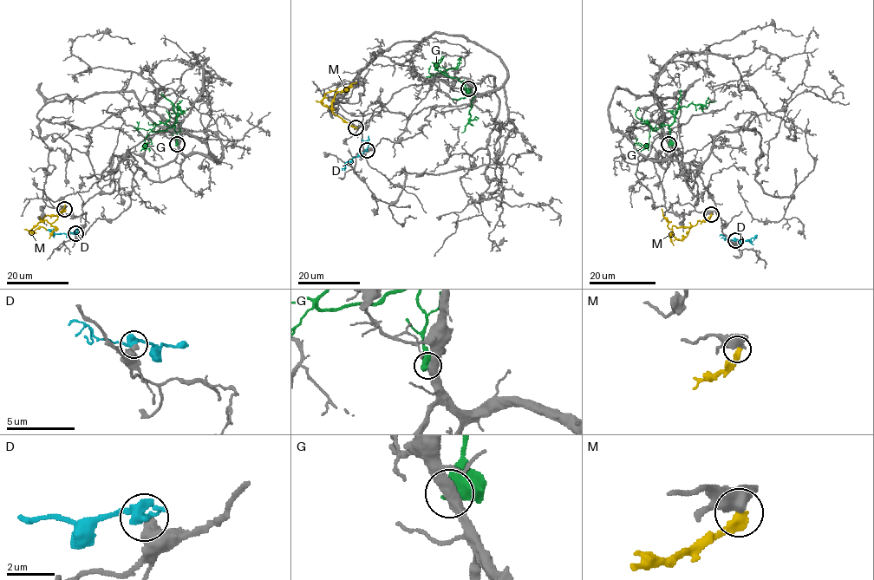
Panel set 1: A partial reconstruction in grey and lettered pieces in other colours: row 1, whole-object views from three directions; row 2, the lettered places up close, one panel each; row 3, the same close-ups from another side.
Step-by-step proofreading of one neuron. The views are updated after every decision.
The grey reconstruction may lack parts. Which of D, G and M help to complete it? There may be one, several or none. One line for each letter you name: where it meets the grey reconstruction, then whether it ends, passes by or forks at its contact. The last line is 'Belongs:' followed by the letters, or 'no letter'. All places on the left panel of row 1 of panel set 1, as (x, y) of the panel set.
Belongs: no letter

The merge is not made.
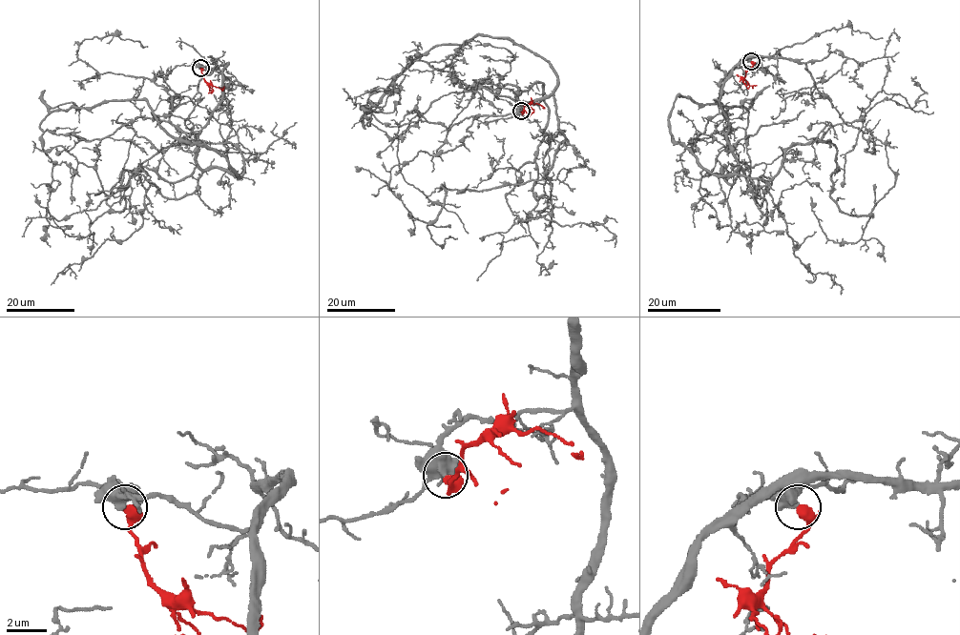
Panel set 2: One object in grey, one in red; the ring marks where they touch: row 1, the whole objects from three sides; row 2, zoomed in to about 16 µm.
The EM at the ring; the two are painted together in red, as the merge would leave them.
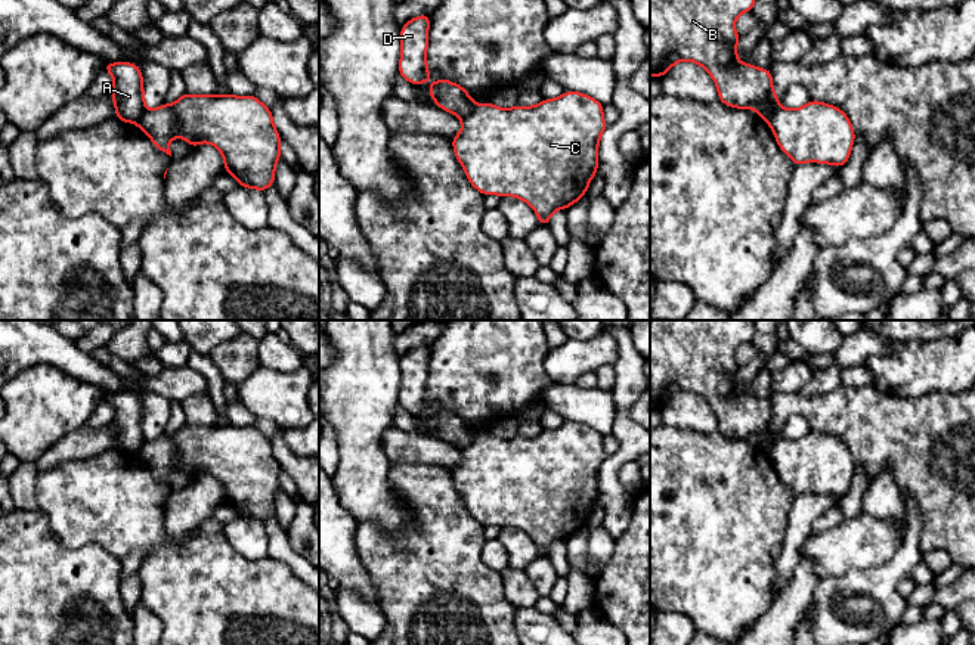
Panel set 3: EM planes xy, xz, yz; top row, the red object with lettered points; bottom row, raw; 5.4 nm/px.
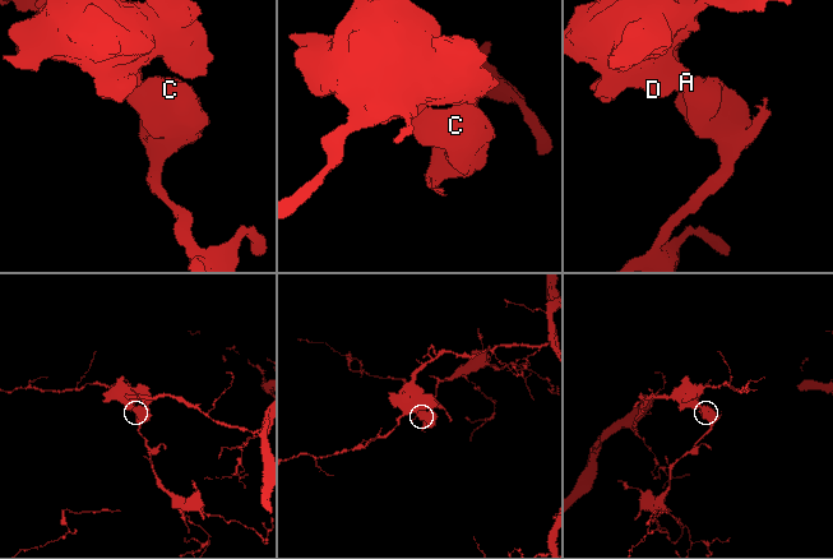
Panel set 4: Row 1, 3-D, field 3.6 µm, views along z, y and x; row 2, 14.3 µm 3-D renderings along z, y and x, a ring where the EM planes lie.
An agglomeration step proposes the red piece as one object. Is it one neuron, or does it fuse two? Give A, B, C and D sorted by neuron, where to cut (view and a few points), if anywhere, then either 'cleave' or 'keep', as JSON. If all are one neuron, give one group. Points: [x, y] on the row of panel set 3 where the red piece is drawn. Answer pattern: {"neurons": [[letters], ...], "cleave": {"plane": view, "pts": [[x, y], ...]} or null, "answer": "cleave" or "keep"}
{"neurons": [["A", "B", "D"], ["C"]], "cleave": {"plane": "xz", "pts": [[476, 105], [461, 120]]}, "answer": "cleave"}

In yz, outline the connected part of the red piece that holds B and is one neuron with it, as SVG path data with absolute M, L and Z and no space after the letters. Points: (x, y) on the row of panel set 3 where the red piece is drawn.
M650 0L650 75L653 77L663 77L677 62L681 61L691 61L700 66L703 66L708 74L714 78L714 83L716 84L718 89L718 99L730 106L730 108L739 108L749 111L752 106L755 109L755 114L767 120L771 114L776 112L776 109L780 106L779 103L779 94L773 92L773 77L770 68L756 68L752 63L742 63L737 59L737 43L740 35L737 34L734 28L734 22L739 15L745 12L752 12L755 7L755 0Z

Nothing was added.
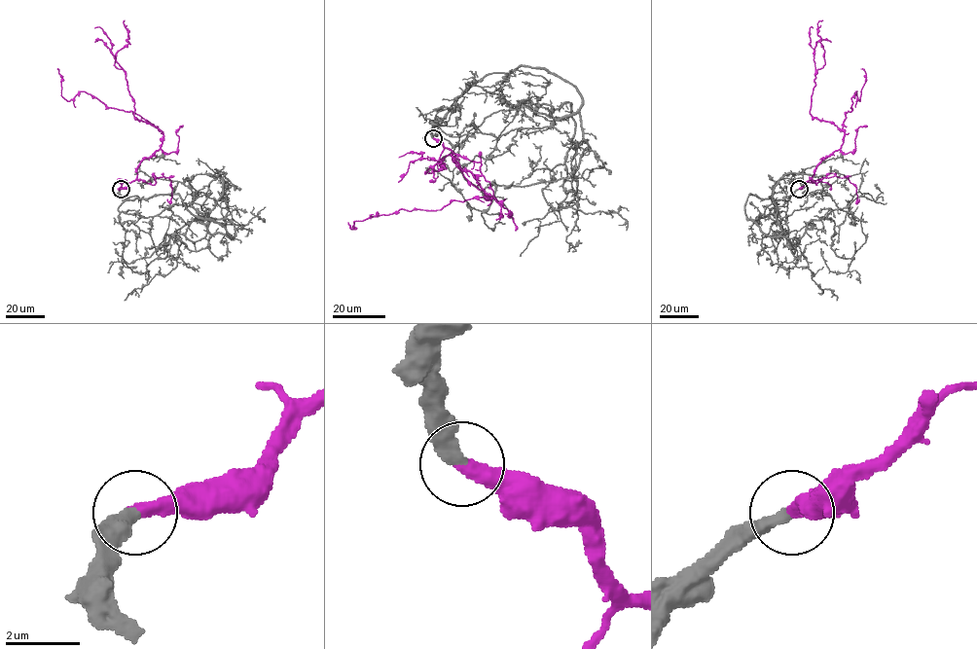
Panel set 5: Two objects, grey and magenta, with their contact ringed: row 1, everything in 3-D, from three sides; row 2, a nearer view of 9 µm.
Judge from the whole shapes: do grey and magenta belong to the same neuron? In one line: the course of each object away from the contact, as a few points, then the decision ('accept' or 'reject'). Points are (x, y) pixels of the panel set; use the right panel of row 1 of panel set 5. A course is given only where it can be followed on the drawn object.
grey runs (799, 189), (750, 194), (746, 216), (784, 234), (772, 196), (797, 173), (867, 221); magenta runs (799, 189), (822, 158), (840, 148), (844, 134), (810, 114), (815, 72), (825, 61), (817, 34), (822, 19); accept

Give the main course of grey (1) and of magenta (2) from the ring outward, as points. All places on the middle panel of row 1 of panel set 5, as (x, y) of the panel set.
1: (433, 138), (487, 75), (556, 74), (582, 106), (552, 108), (575, 126), (546, 202), (626, 230)
2: (433, 138), (491, 199), (467, 179), (452, 153), (424, 173), (443, 163), (438, 170)

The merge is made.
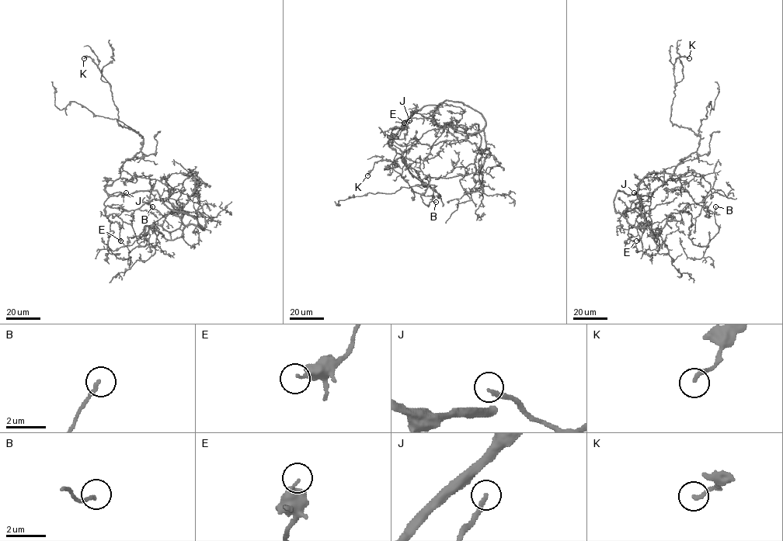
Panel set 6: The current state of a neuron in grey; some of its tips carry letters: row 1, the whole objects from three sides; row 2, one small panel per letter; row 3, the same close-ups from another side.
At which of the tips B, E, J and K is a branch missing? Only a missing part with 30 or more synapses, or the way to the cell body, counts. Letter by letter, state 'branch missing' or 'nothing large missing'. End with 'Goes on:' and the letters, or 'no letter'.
B: nothing large missing
E: nothing large missing
J: branch missing
K: nothing large missing
Goes on: J

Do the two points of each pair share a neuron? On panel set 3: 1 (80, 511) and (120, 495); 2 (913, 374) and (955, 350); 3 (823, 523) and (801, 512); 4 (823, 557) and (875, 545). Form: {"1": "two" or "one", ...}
{"1": "one", "2": "one", "3": "two", "4": "one"}

